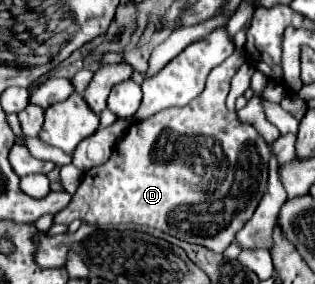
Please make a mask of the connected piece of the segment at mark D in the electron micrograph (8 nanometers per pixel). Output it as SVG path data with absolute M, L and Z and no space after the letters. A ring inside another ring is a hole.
M234 51L224 63L210 71L206 89L198 99L190 101L190 105L168 107L166 111L158 111L158 115L150 115L150 119L132 123L126 129L126 135L116 143L110 159L84 173L76 195L66 209L56 213L54 221L64 225L70 225L74 219L90 225L138 223L170 233L182 241L204 245L216 253L224 253L234 241L234 235L242 229L242 223L254 215L254 207L266 193L268 183L270 145L266 145L252 123L242 123L236 111L226 107L230 79L244 61L246 55ZM200 185L210 185L210 193L202 191Z

